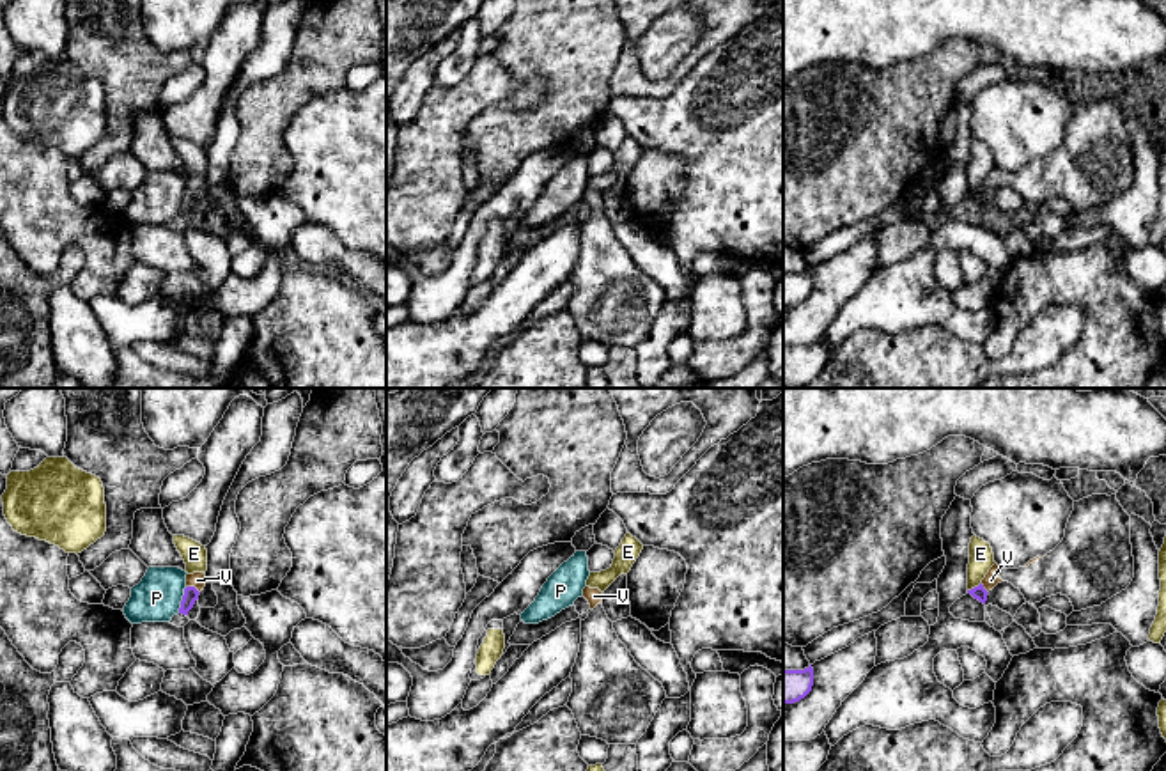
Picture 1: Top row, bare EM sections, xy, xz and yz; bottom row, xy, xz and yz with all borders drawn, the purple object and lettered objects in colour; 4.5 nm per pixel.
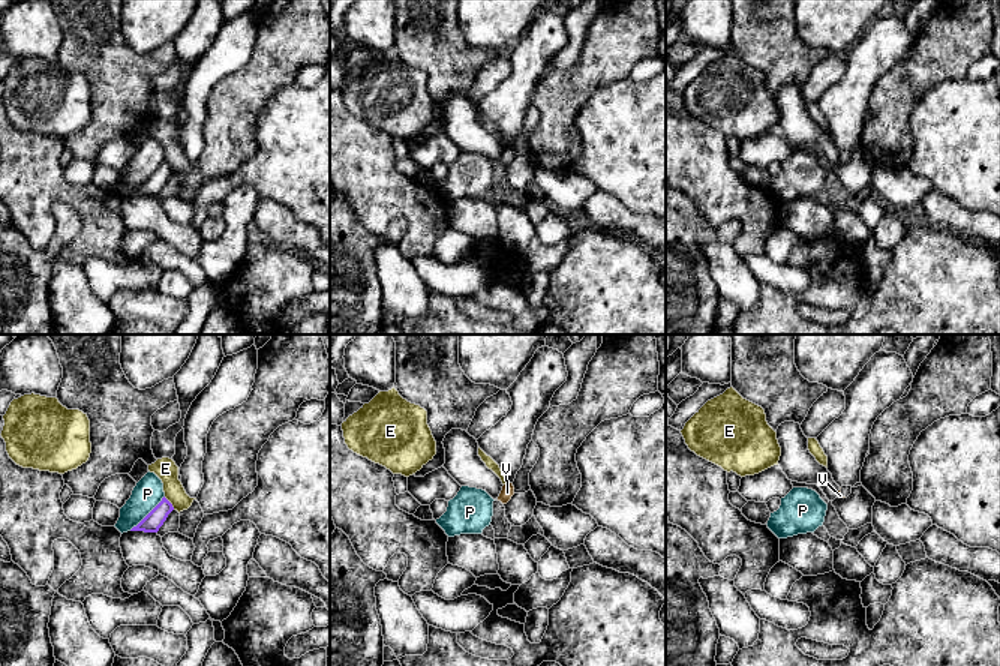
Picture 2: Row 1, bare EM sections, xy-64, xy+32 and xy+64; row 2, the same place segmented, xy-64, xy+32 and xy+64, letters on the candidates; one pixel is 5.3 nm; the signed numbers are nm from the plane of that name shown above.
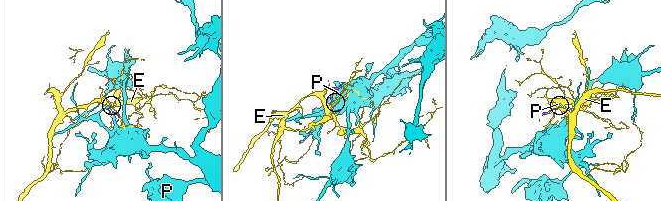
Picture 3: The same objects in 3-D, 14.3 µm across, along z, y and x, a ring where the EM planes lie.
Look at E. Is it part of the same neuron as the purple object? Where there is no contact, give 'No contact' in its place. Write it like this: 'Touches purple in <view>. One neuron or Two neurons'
Touches purple in yz. Two neurons

